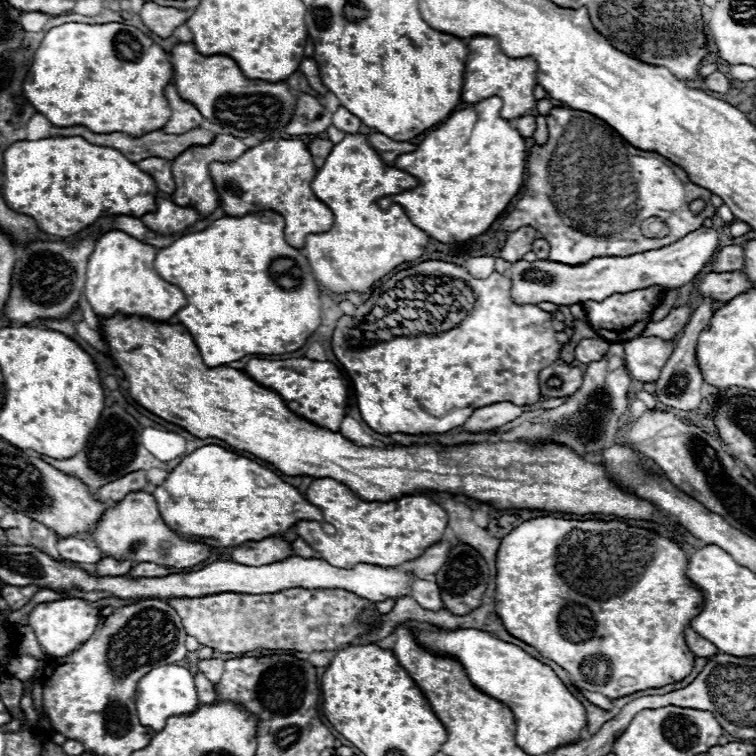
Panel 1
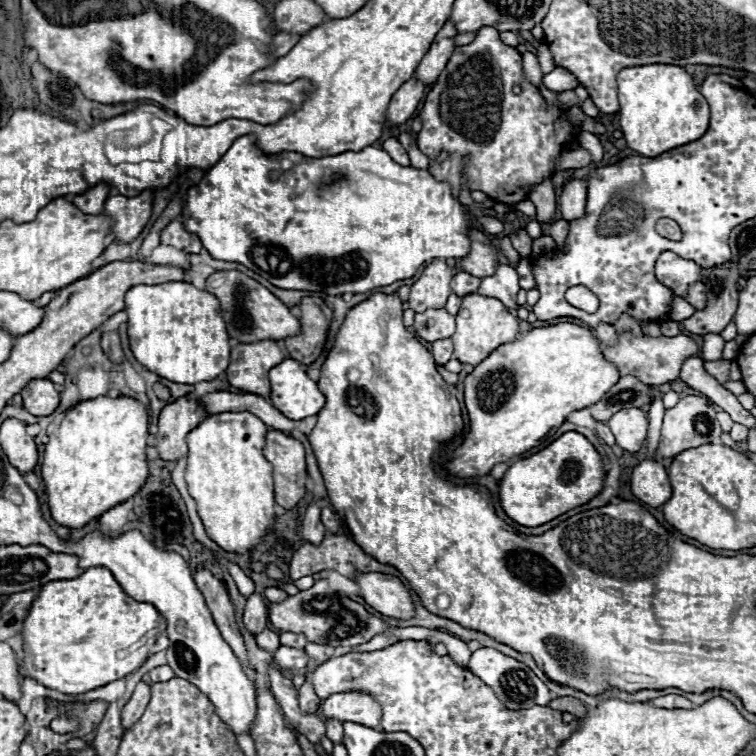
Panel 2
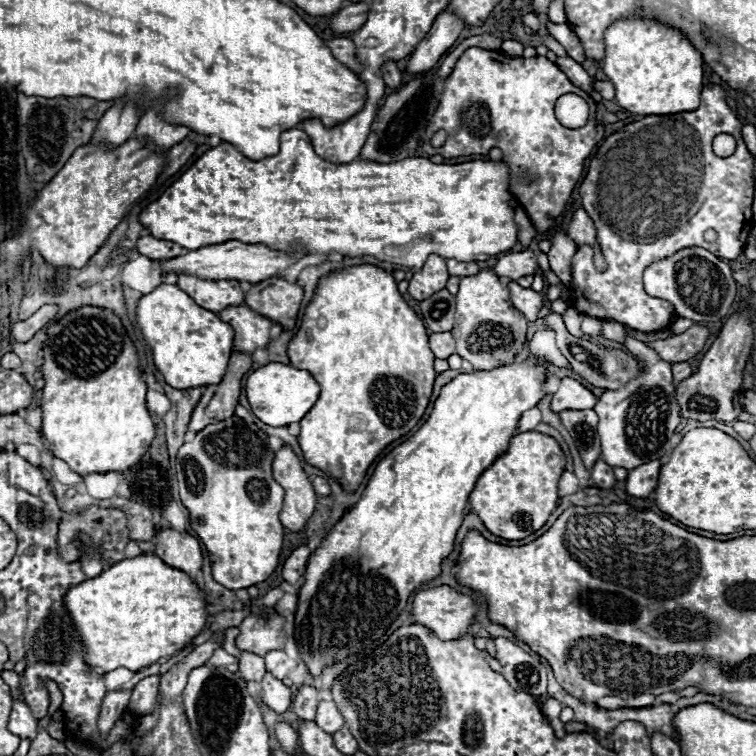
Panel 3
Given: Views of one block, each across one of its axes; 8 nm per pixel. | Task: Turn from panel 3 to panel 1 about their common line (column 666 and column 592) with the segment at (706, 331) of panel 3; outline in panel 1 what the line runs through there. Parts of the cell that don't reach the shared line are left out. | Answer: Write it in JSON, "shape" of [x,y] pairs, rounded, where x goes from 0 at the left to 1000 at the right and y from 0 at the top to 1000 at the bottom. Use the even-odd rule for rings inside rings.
{"shape":[[[794,444],[791,447],[775,447],[775,450],[770,450],[762,458],[759,471],[762,471],[765,479],[780,481],[786,476],[794,476],[804,466],[804,460],[807,460],[807,452],[799,450],[799,447],[794,447]]]}

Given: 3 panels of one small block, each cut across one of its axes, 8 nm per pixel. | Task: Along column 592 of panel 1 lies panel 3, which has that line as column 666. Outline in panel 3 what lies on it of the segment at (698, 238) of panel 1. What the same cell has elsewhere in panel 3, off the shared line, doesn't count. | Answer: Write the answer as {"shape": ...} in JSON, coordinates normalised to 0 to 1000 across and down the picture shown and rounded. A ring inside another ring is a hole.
{"shape":[[[905,328],[892,339],[854,354],[852,384],[865,394],[884,397],[899,421],[910,421],[915,426],[952,426],[963,418],[963,410],[974,394],[974,370],[968,368],[966,352],[937,331]]]}

